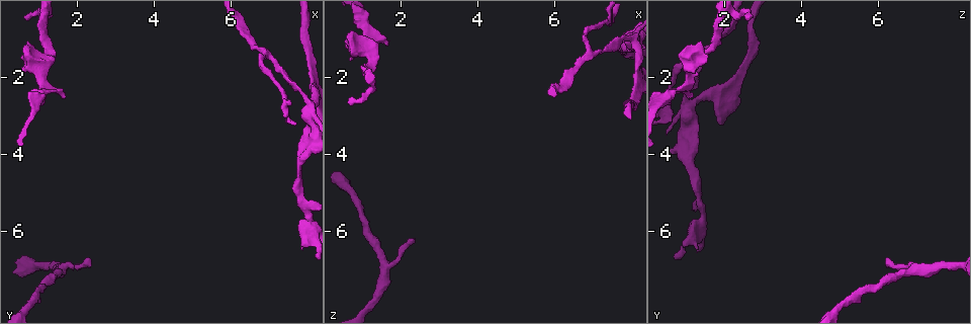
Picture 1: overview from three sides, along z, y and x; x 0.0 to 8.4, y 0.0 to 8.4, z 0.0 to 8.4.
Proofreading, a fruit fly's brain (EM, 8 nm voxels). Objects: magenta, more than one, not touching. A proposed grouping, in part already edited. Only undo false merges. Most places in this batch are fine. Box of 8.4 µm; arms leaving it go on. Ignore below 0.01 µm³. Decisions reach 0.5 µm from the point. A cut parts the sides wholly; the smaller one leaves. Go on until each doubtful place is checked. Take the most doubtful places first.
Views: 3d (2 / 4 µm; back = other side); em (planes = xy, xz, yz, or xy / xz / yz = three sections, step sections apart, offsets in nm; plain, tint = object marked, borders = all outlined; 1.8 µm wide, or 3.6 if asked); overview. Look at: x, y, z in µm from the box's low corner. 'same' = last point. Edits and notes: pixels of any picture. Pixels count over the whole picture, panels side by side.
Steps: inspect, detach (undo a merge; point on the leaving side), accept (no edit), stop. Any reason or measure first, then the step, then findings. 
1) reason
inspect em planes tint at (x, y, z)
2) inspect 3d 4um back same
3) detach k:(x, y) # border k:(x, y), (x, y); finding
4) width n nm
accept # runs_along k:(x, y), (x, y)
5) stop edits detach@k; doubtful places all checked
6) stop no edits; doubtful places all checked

inspect em planes tint at (7.80, 4.15, 1.05)

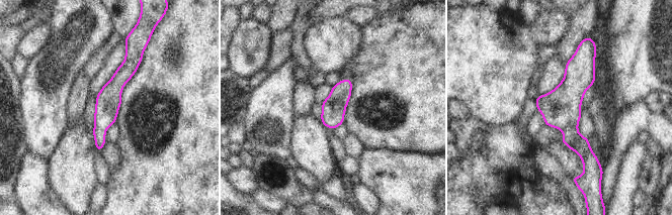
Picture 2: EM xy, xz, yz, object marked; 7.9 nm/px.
accept # runs_along 2:(581, 51), (571, 136), (585, 163); all the same neuron

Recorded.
sharp bend
inspect 3d 4um at (6.95, 1.50, 1.40)

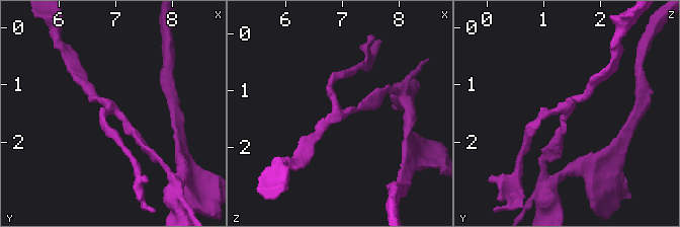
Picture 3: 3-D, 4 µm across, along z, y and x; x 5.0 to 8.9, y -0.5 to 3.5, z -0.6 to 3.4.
arms 3
inspect em xz step 4 tint at (6.95, 1.45, 1.35)

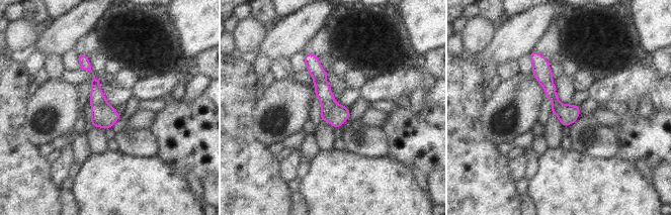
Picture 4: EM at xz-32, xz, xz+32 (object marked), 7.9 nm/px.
width 160 nm
accept # continuous, no second neuron

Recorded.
arms part here
inspect 3d 2um at (1.20, 1.75, 1.20)

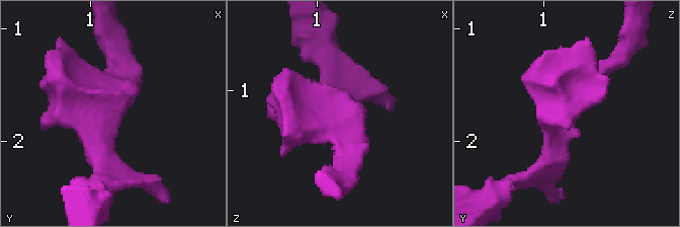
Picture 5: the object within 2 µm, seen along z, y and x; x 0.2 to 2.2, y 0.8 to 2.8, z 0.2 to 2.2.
now the EM
inspect em planes tint at (1.18, 1.76, 1.18)

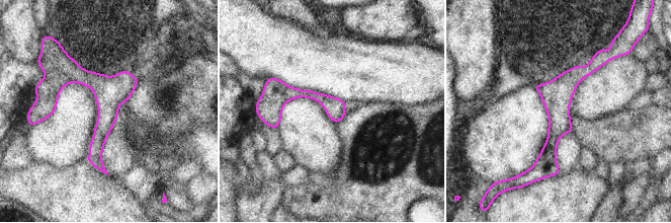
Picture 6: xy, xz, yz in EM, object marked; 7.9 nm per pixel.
accept # runs_along 6:(594, 61), (558, 95), (554, 170); one neuron here

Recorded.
abrupt turn
inspect em planes tint at (7.90, 2.45, 0.95)

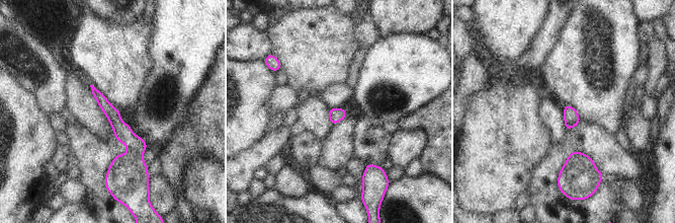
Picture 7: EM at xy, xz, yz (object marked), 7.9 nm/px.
width 110 nm
accept # runs_along 7:(94, 91), (131, 141), (117, 171); continuous, no second neuron

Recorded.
stop no edits; doubtful places all checked

